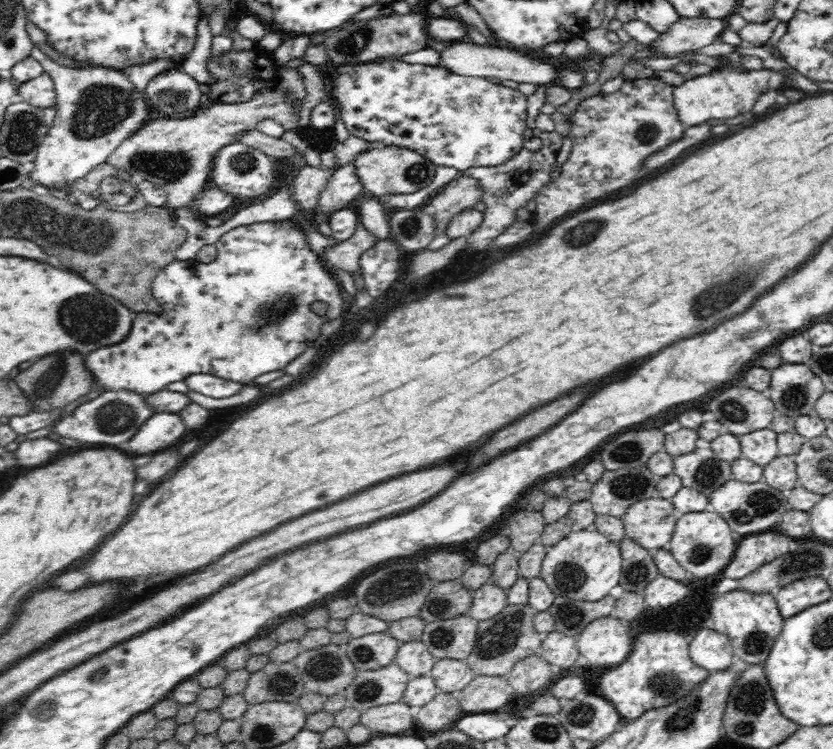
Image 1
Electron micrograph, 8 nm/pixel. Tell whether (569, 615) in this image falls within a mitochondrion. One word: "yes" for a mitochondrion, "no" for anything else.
yes

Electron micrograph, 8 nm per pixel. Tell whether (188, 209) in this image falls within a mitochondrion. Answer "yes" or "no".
no

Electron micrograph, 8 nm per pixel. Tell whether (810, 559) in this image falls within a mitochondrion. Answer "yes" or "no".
yes

